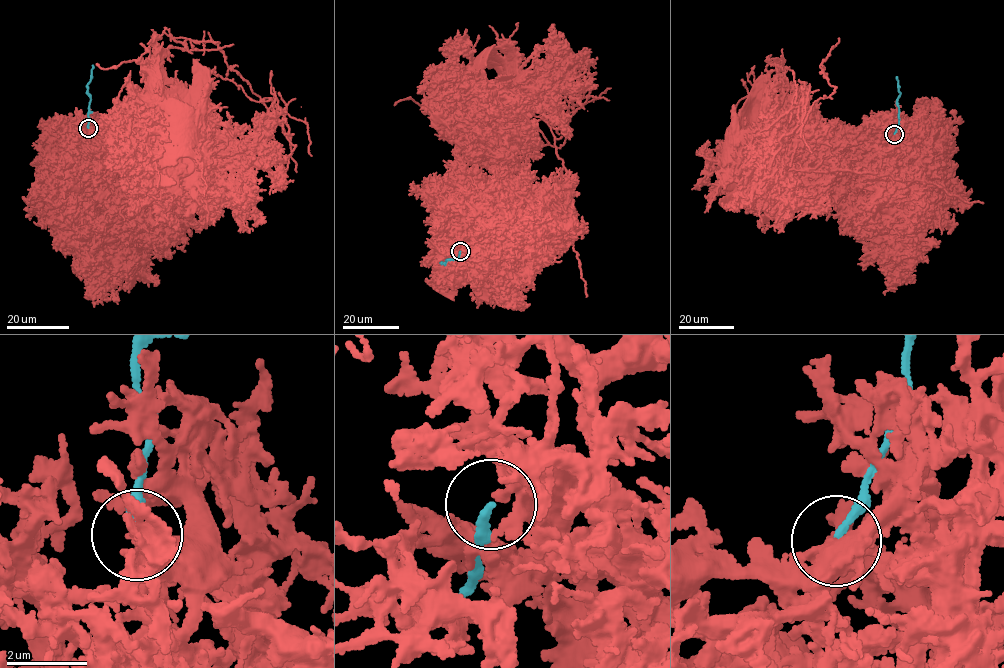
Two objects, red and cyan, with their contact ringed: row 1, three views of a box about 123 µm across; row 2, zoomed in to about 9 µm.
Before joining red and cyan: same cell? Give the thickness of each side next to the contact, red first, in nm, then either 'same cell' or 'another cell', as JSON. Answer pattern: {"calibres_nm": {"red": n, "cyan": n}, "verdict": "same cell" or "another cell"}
{"calibres_nm": {"red": 280, "cyan": 190}, "verdict": "another cell"}

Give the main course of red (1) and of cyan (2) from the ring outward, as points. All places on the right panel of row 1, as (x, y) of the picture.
1: (894, 134), (806, 157), (764, 147), (775, 153), (811, 105), (833, 93), (820, 66), (839, 38)
2: (894, 134), (899, 120), (897, 77)

